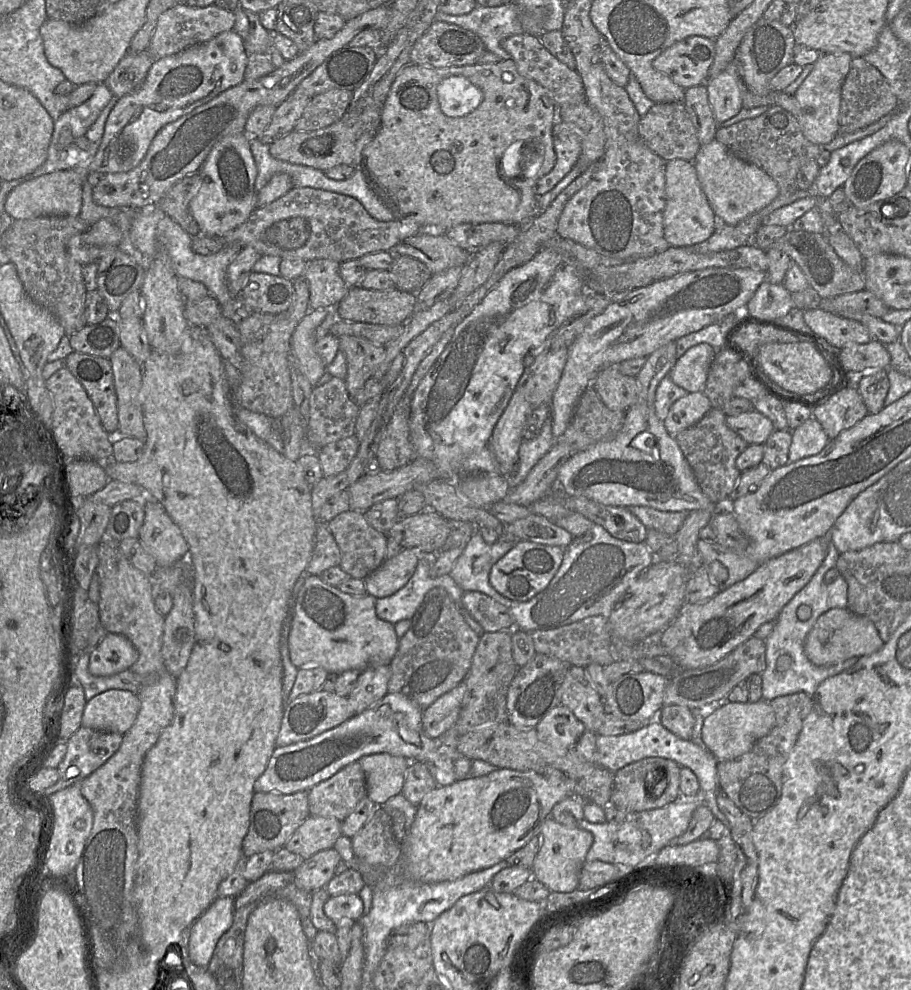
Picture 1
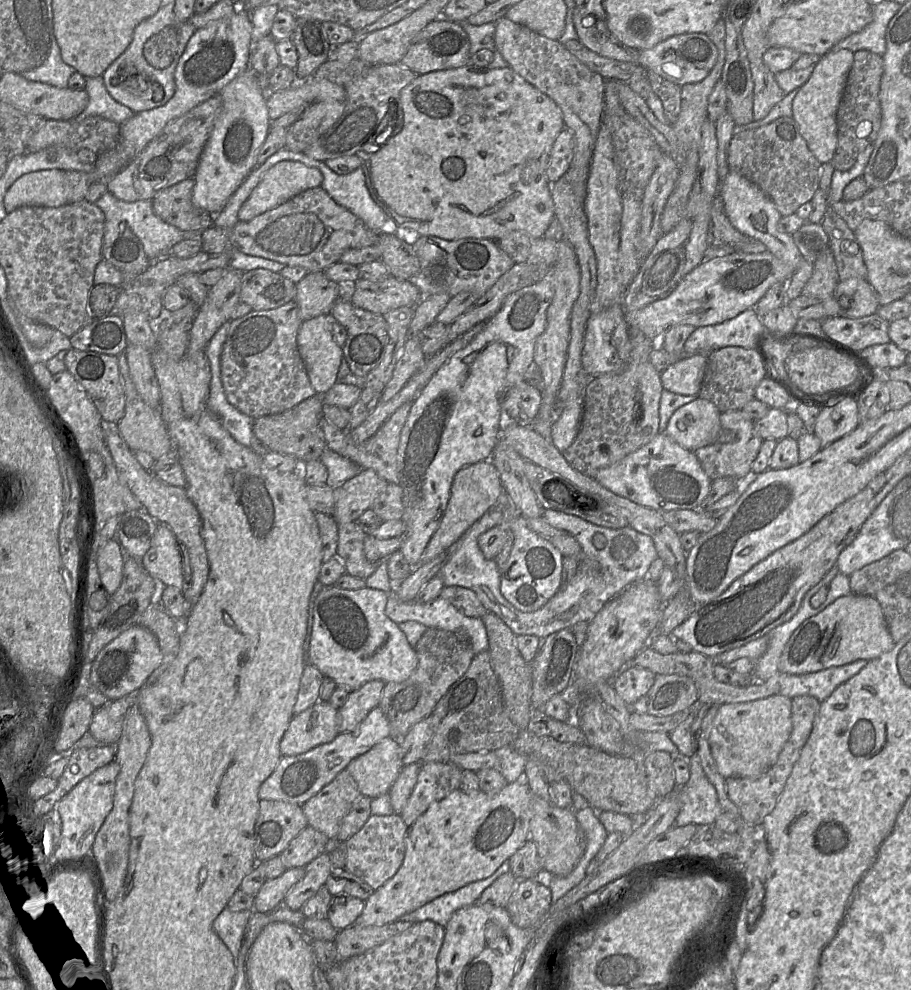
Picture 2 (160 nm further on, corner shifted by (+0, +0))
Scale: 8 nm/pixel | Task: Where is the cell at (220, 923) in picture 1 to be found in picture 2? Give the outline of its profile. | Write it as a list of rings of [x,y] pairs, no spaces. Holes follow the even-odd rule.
[[[227,907],[216,917],[213,929],[234,959],[238,958],[246,924],[253,910],[231,911]]]

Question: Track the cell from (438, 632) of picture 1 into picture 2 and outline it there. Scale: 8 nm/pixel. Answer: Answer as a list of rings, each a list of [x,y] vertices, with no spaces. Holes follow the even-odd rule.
[[[428,628],[414,649],[418,660],[416,669],[403,682],[385,684],[379,704],[389,722],[391,737],[398,740],[432,714],[440,699],[468,670],[475,656],[464,638],[437,628]]]

